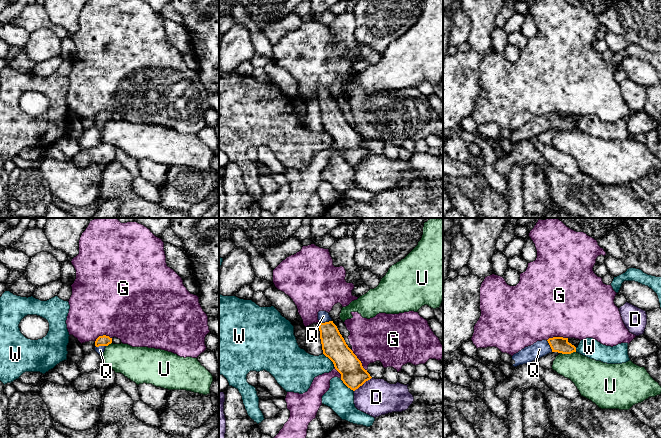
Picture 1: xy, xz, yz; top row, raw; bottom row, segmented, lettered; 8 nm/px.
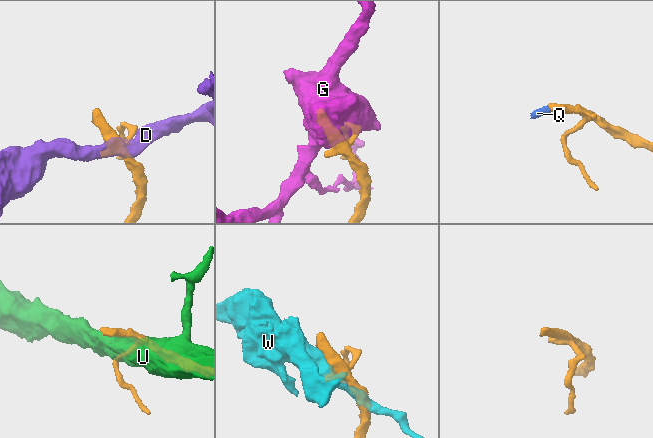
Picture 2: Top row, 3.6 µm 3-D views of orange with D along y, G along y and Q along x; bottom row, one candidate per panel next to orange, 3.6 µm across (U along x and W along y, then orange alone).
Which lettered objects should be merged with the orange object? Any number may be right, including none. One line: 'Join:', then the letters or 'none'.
Join: Q

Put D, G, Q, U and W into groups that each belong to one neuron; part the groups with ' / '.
D / G / Q / U / W

